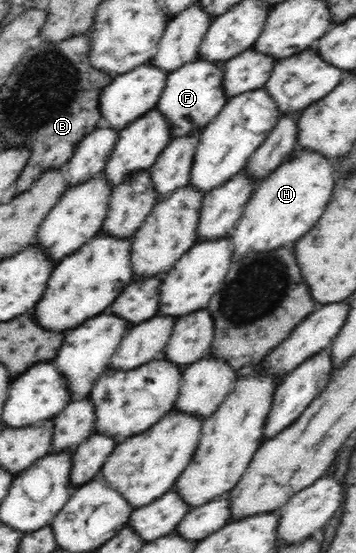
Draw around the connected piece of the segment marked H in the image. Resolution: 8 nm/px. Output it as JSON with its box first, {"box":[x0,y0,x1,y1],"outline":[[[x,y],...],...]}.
{"box":[228,146,335,261],"outline":[[[301,146],[286,156],[286,160],[255,186],[246,203],[244,214],[228,236],[233,248],[232,261],[252,252],[268,252],[280,246],[295,244],[322,216],[335,185],[333,159]]]}

